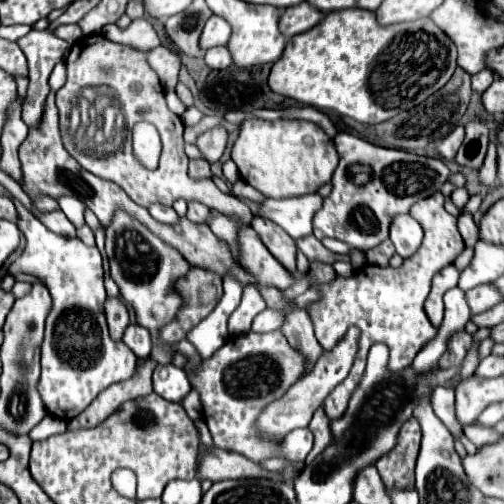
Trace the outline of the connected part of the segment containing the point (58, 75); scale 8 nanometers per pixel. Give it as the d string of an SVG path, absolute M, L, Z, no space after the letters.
M59 63L59 65L53 69L53 73L51 73L51 77L49 77L49 85L51 91L55 91L55 93L65 85L65 65L63 65L63 63Z

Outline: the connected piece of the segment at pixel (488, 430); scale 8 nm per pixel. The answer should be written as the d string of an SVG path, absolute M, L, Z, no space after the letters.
M479 423L465 425L465 427L463 427L463 433L465 433L467 439L469 439L471 443L475 443L477 447L483 447L483 445L487 445L487 443L497 441L495 429L493 429L493 427L483 427L483 425L479 425Z

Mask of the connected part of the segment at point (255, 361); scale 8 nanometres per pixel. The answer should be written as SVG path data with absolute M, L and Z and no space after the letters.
M281 331L271 333L245 333L231 337L209 359L203 359L195 371L189 373L189 383L199 393L203 405L203 419L219 449L235 451L251 461L273 457L273 447L259 441L253 429L257 411L267 403L283 397L283 393L301 377L305 359L295 351Z

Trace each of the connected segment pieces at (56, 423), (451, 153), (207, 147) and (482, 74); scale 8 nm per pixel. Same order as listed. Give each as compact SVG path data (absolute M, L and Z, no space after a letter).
M45 415L45 419L31 431L31 439L33 441L43 441L51 435L59 435L59 433L65 433L67 429L67 421L63 419L55 419L53 415Z
M455 127L447 137L443 137L437 143L437 151L445 161L453 161L461 143L463 143L463 127Z
M223 127L209 129L197 137L195 145L199 147L205 161L217 163L225 151L225 145L227 145L227 131Z
M483 69L473 75L473 91L483 93L493 83L493 73L489 69Z

